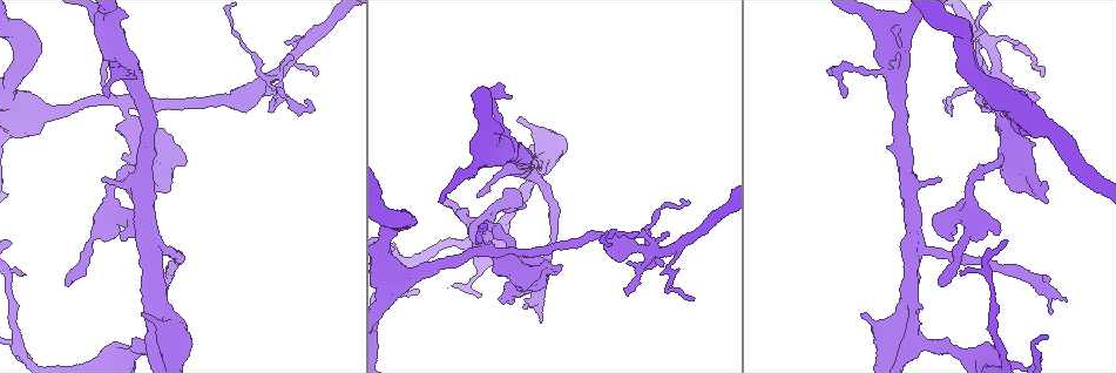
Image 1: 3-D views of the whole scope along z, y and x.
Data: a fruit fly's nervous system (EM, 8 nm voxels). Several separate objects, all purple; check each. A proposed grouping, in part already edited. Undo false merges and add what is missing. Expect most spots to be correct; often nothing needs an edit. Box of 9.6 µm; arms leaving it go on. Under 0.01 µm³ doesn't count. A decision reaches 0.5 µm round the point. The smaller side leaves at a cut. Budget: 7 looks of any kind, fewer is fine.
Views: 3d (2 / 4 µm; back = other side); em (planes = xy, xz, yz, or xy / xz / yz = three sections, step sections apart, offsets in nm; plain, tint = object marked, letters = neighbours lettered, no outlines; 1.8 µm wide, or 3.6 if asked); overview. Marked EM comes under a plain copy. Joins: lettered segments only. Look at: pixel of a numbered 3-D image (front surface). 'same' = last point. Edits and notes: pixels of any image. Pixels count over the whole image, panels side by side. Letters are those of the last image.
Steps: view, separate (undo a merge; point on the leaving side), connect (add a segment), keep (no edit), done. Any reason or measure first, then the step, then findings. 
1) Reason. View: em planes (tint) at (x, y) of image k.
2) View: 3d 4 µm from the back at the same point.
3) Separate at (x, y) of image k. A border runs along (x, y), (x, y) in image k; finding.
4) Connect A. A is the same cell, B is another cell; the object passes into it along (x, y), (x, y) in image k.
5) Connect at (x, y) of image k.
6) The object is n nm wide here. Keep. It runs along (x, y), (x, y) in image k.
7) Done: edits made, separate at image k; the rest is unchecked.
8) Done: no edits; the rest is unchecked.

Thin arm on a thick one. View: 3d 2 µm at (277, 75) of image 1.

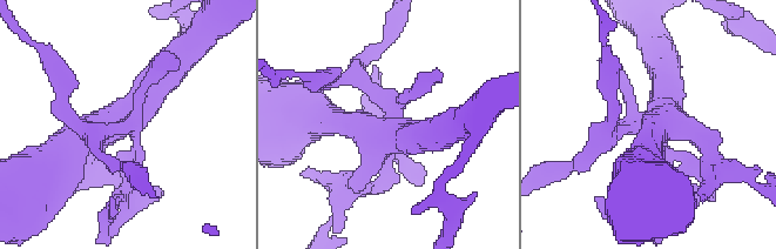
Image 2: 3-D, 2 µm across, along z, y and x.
View: em xy step 16 (tint) at (373, 132) of image 2.

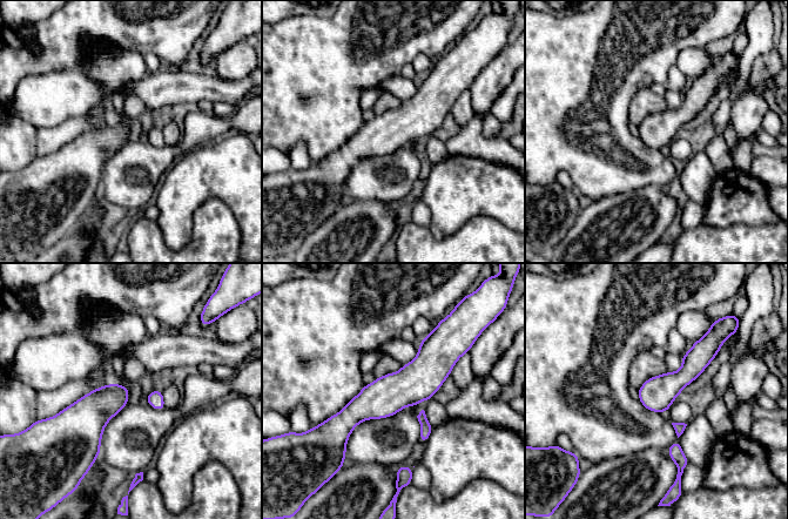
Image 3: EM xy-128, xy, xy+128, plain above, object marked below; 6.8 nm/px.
View: em xy step 16 (letters) at the same point.

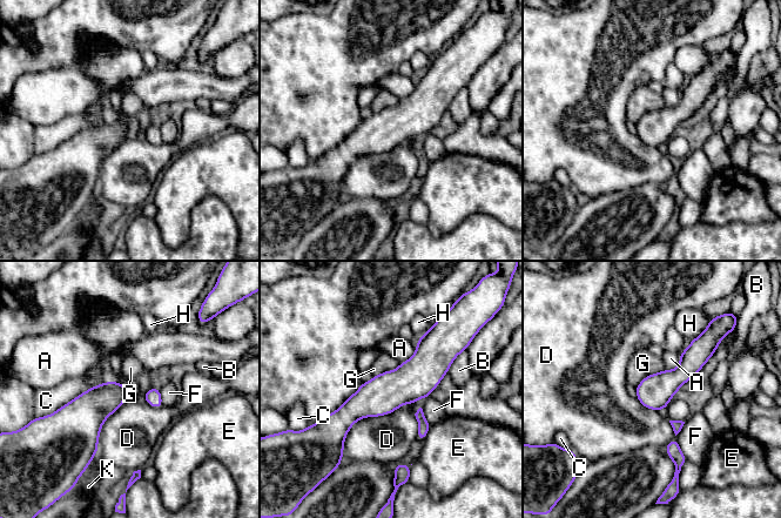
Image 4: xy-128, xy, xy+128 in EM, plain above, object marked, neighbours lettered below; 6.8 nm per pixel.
The longest contact is with D, 500 nm. Keep. A, B, C, D, E, F, G, H and K are other cells; a border runs along (401, 406), (358, 419), (343, 456) in image 4; one neuron here.

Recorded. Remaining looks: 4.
Sharp bend. View: em xz step 16 (tint) at (486, 257) of image 1.

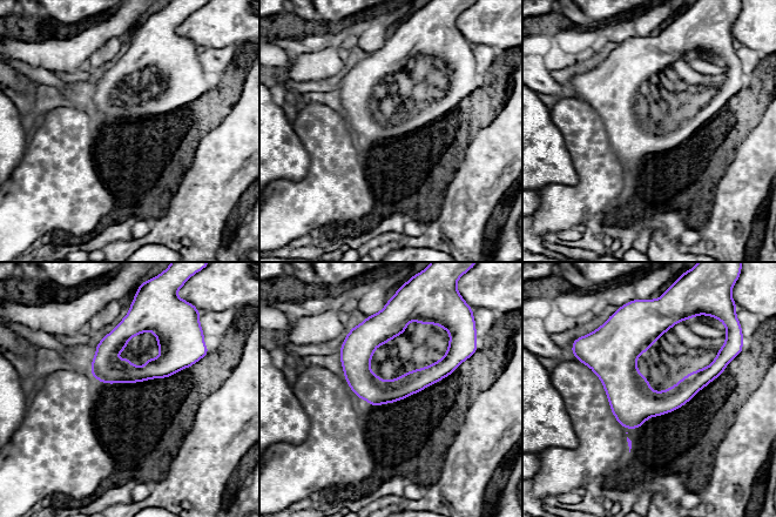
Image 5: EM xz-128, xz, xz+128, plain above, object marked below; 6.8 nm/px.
Cut it another way. View: em planes (letters) at the same point.

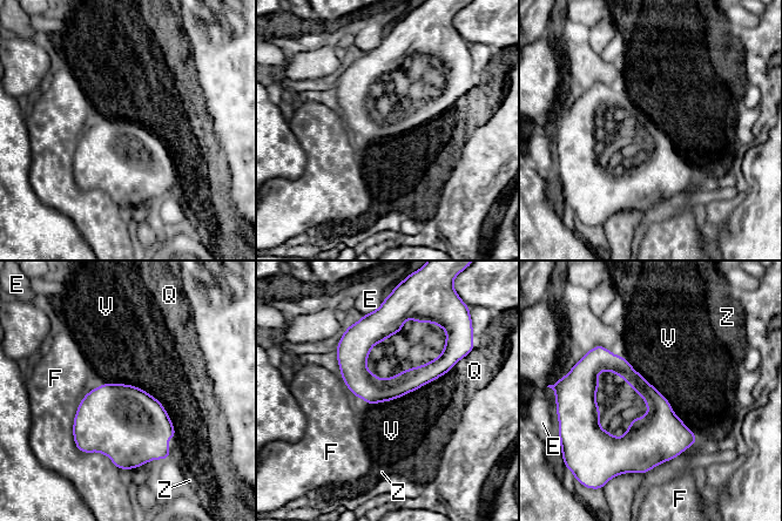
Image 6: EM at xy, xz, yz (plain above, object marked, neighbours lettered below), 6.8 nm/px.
The longest contact is with V, 600 nm. Keep. E, F, Q, V and Z are other cells; a border runs along (107, 381), (150, 393), (176, 437) in image 6; one neuron here.

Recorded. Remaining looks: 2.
Thin arm on a thick one. View: em planes (letters) at (125, 106) of image 1.

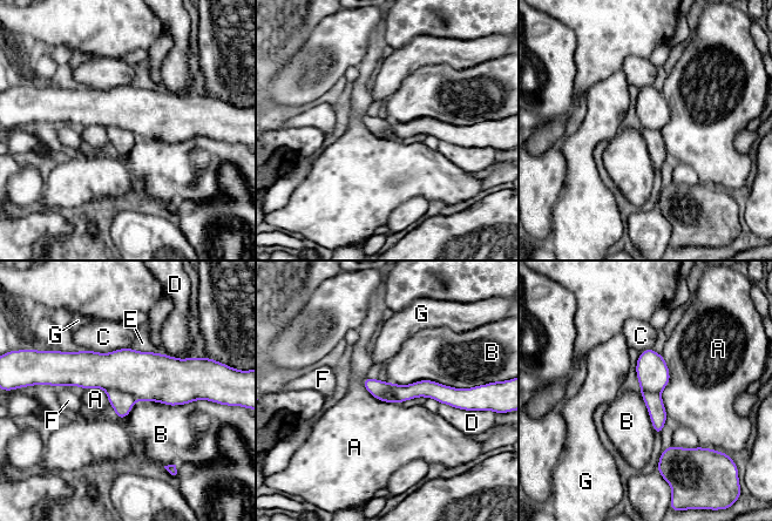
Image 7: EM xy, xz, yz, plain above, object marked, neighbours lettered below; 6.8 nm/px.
The object is 140 nm wide here; the longest contact is with B, 550 nm. Separate at (122, 403) of image 7. A, B, C, D, E, F and G are other cells; two neurons meet here.

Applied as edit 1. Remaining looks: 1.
Done: edits made, separate at image 7; the rest is unchecked.

